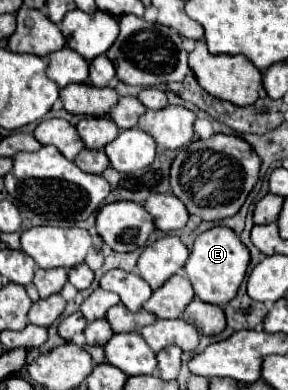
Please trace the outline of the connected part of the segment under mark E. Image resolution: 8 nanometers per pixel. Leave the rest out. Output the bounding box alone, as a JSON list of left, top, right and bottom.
[184,226,250,306]

